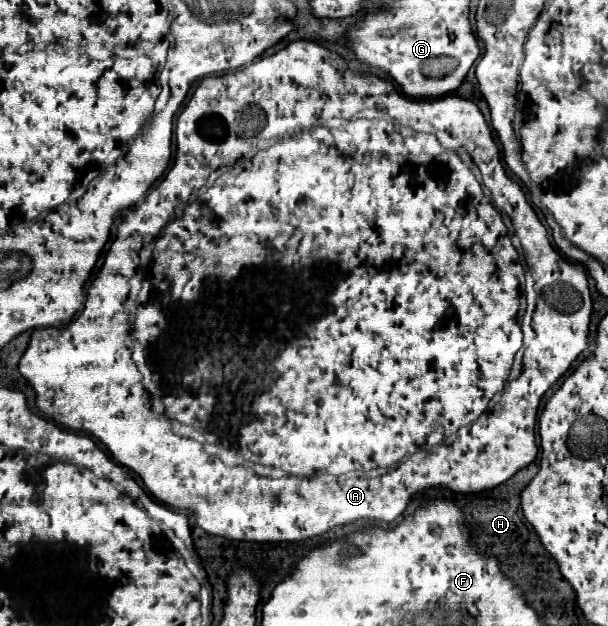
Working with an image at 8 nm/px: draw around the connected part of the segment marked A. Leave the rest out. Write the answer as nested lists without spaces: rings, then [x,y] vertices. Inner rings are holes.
[[[296,40],[290,42],[284,50],[258,58],[246,68],[222,76],[206,76],[200,80],[198,88],[176,120],[176,156],[172,168],[166,172],[162,182],[152,188],[152,192],[148,192],[144,202],[138,202],[132,212],[126,214],[126,220],[118,224],[116,240],[106,254],[104,266],[90,284],[82,314],[70,322],[68,328],[46,328],[44,332],[34,332],[26,352],[18,362],[18,370],[34,388],[36,408],[42,414],[58,422],[62,428],[96,436],[110,450],[116,462],[128,466],[142,478],[146,488],[158,500],[172,508],[192,510],[196,524],[208,535],[248,542],[292,542],[312,538],[336,526],[352,524],[358,520],[390,524],[408,508],[414,496],[424,494],[426,490],[444,488],[458,494],[490,490],[534,462],[538,454],[534,428],[540,400],[588,348],[590,314],[592,298],[588,292],[584,268],[564,260],[552,248],[548,232],[528,204],[522,188],[518,182],[508,178],[500,162],[498,146],[494,144],[476,102],[458,94],[430,100],[410,98],[384,78],[352,72],[348,68],[348,60],[344,60],[338,52],[324,48],[318,42]],[[476,178],[482,178],[484,186],[490,188],[492,197],[482,192],[482,186]],[[140,249],[153,249],[149,263],[141,263]],[[520,259],[528,262],[536,280],[534,288],[540,298],[532,318],[536,338],[526,348],[522,374],[516,379],[510,379],[508,376],[512,372],[514,356],[522,348],[520,322],[526,312],[526,274]],[[139,272],[144,275],[144,282],[136,298],[138,310],[130,315],[122,308],[122,302],[130,290],[130,276]],[[274,274],[286,274],[288,278],[268,278]],[[170,320],[178,320],[180,332],[170,330]],[[144,346],[150,354],[152,370],[160,374],[162,386],[168,388],[168,396],[162,394],[166,416],[176,422],[180,422],[180,418],[184,418],[184,422],[208,422],[206,440],[224,446],[224,455],[210,456],[198,442],[172,434],[168,418],[152,412],[152,399],[142,384],[144,374],[139,369],[144,364],[148,367]],[[502,388],[500,402],[492,411],[488,411],[488,415],[484,414],[492,396]],[[480,414],[483,415],[472,426],[460,428],[468,422],[474,422]]]

